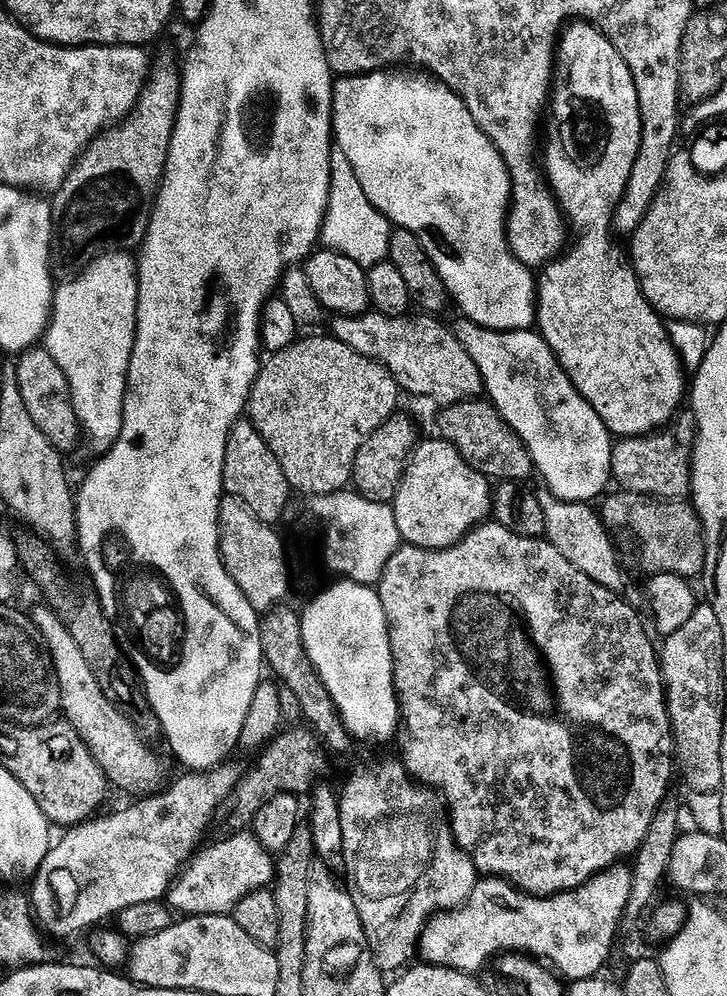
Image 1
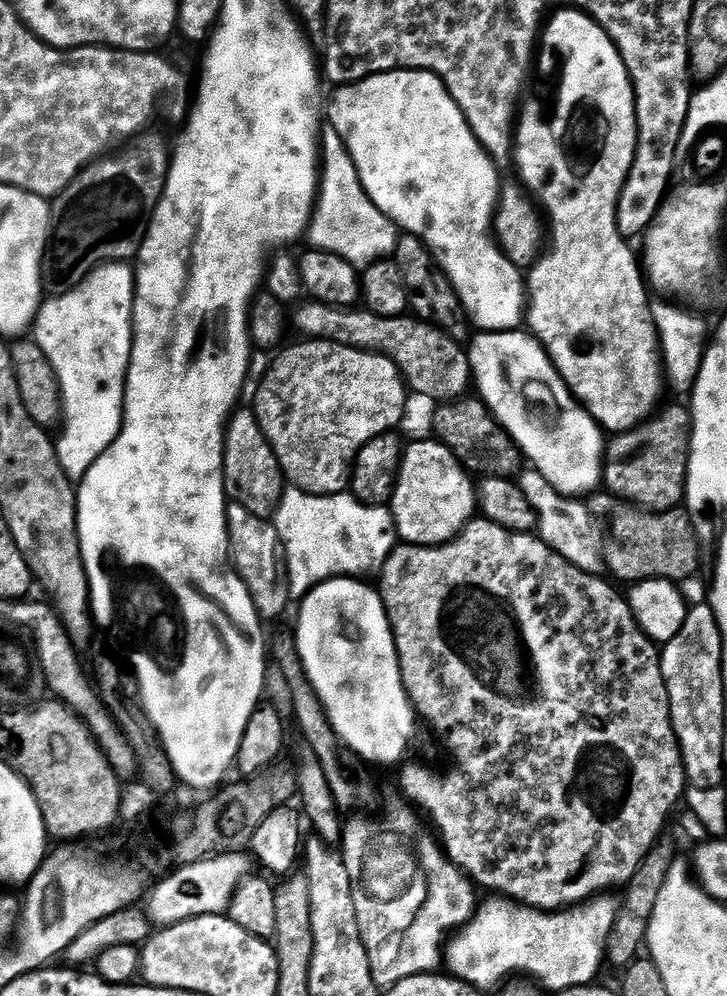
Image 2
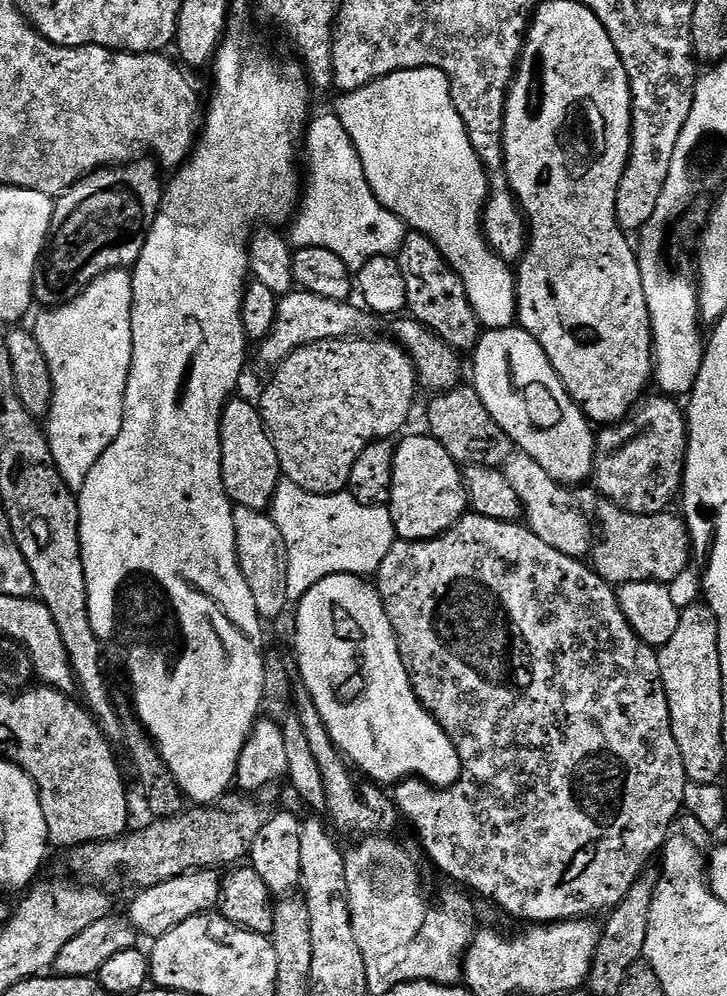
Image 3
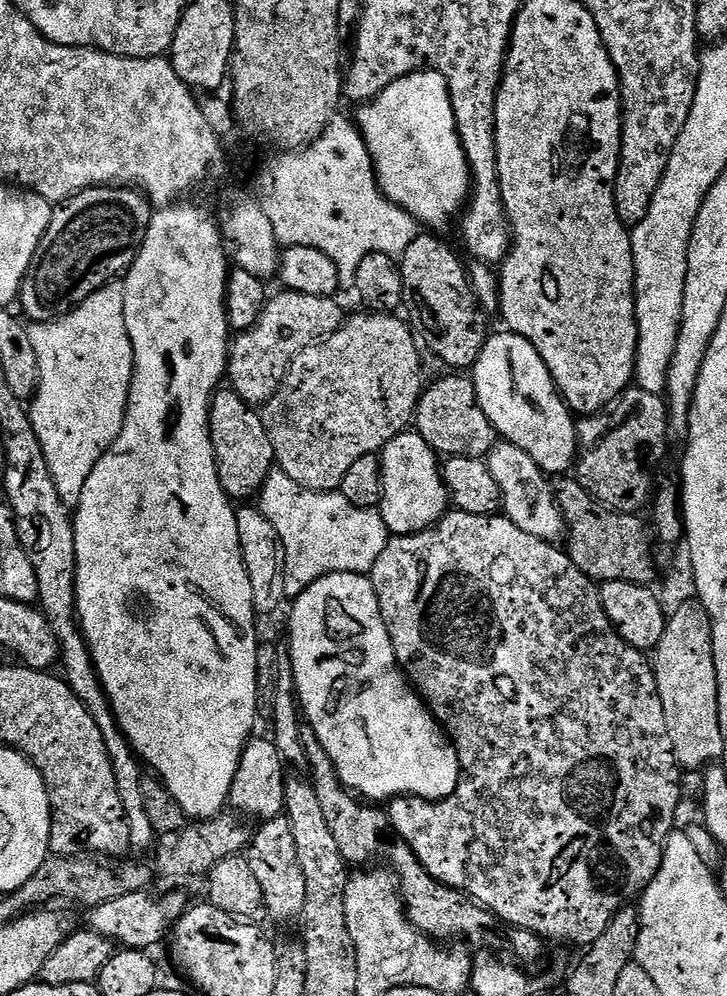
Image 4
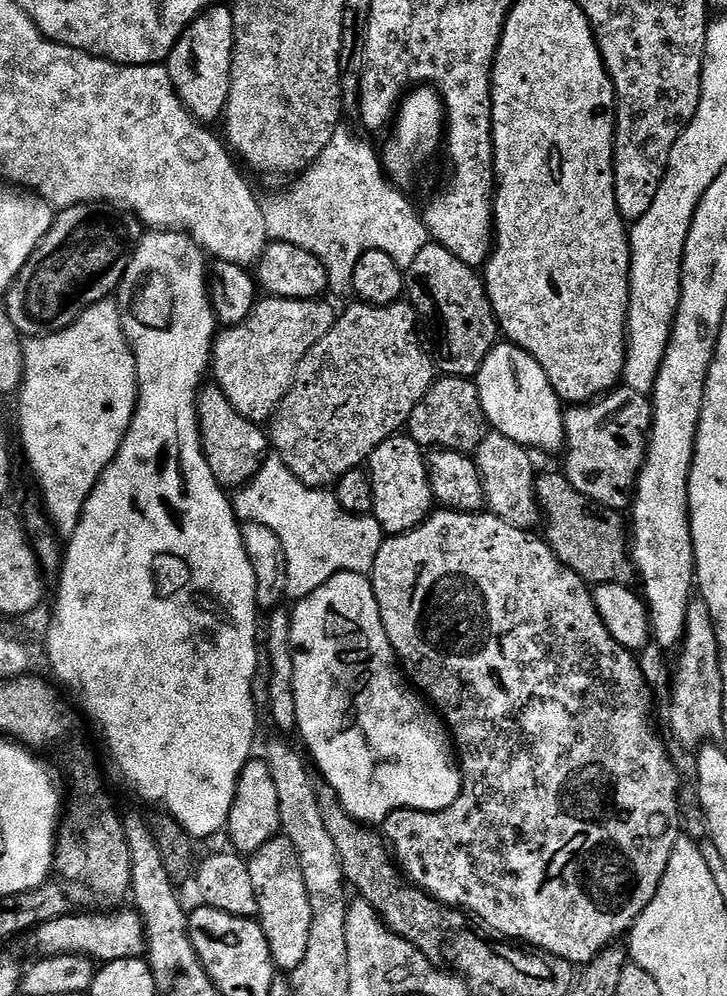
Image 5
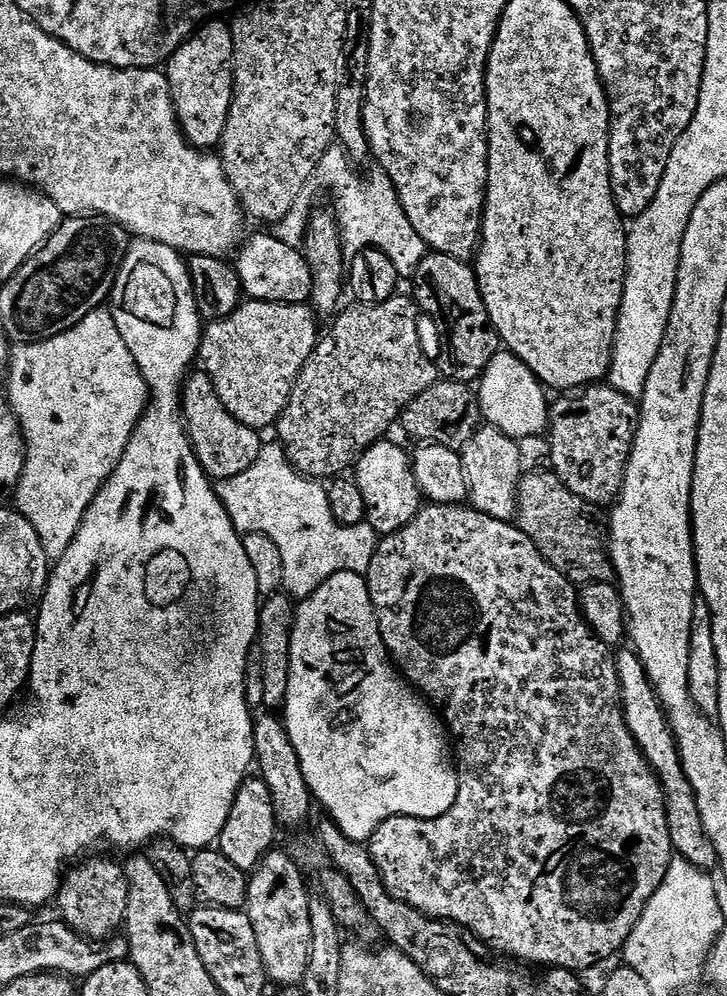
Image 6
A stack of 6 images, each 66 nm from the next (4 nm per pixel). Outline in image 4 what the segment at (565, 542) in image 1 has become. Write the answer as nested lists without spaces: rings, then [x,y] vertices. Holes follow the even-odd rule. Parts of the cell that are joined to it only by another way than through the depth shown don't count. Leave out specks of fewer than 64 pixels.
[[[500,442],[487,456],[486,463],[490,474],[494,474],[494,482],[500,491],[503,515],[512,520],[514,526],[518,526],[518,530],[526,530],[526,534],[534,534],[534,538],[549,542],[559,541],[559,536],[561,539],[565,535],[564,516],[556,502],[553,485],[534,462],[534,458],[526,454],[526,450],[507,442]]]

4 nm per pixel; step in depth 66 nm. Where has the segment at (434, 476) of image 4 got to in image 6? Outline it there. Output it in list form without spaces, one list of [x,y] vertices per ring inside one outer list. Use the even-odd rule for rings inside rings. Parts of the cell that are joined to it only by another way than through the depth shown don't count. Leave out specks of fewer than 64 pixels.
[[[392,438],[379,440],[360,455],[354,465],[354,483],[366,498],[367,523],[381,537],[402,530],[420,513],[422,497],[414,478],[409,453],[403,452]]]

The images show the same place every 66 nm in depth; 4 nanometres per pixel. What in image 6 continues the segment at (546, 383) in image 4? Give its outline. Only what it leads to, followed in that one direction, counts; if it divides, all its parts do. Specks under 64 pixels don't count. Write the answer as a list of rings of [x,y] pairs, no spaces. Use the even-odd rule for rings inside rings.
[[[501,350],[486,366],[478,381],[478,403],[481,417],[491,427],[517,442],[524,442],[527,436],[536,436],[545,431],[550,415],[550,399],[539,378],[526,367],[513,352]]]

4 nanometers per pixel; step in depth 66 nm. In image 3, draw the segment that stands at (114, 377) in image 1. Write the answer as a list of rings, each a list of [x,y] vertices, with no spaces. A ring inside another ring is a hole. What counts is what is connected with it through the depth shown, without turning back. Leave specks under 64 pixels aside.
[[[119,268],[102,274],[68,304],[41,311],[34,335],[52,376],[51,408],[46,415],[46,435],[58,474],[73,490],[83,488],[94,462],[118,438],[124,417],[126,382],[132,365],[132,274]]]

